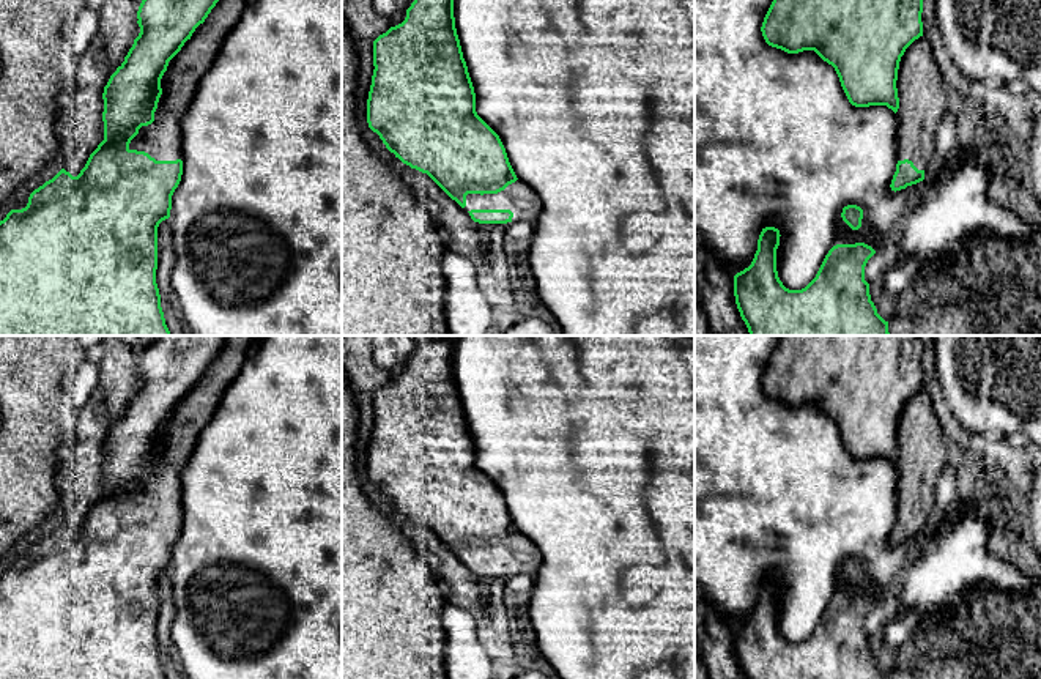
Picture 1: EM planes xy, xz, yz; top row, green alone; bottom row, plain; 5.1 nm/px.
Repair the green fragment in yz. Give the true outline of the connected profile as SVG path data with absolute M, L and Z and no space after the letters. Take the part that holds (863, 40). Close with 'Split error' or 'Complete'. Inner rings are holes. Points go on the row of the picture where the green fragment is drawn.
M773 0L761 27L769 46L787 54L814 50L832 65L852 106L887 106L898 115L898 164L890 184L895 192L924 180L939 121L948 110L942 72L923 35L921 13L923 0Z. Split error

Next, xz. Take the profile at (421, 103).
M414 0L405 20L373 41L373 66L367 123L395 158L427 173L474 222L539 219L540 197L517 178L499 135L476 112L454 0Z. Split error

